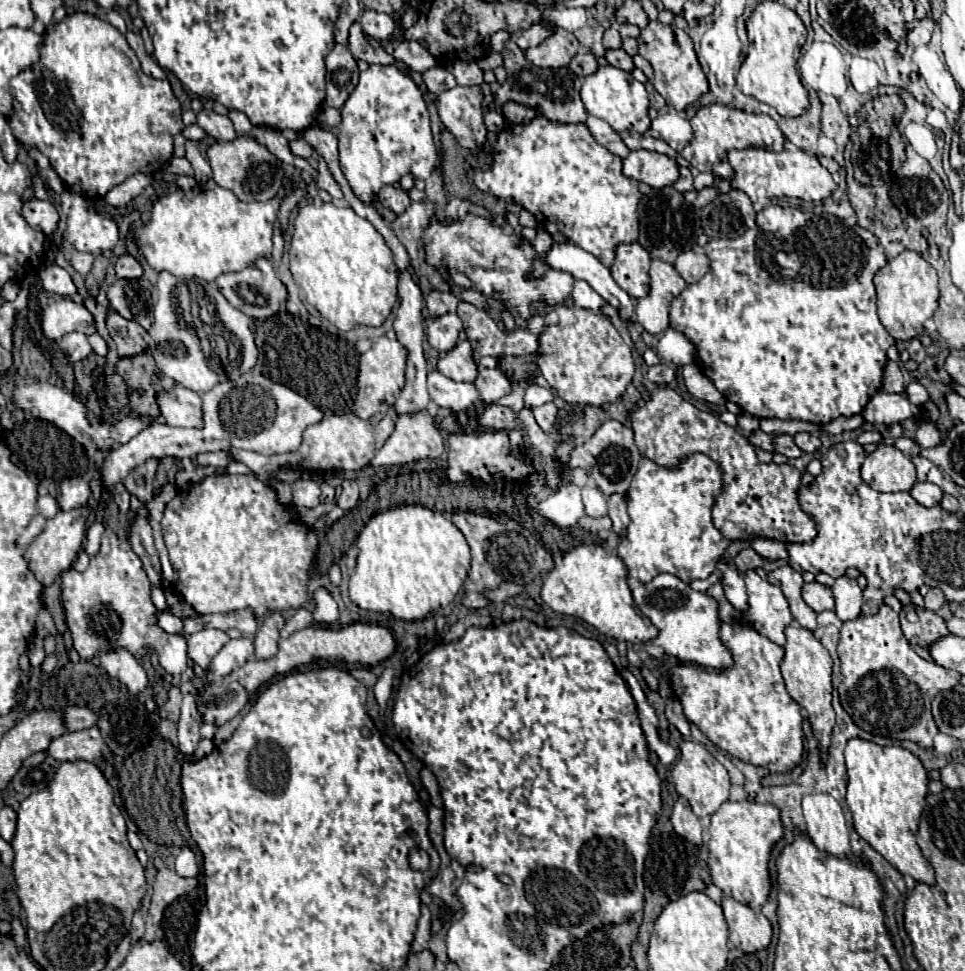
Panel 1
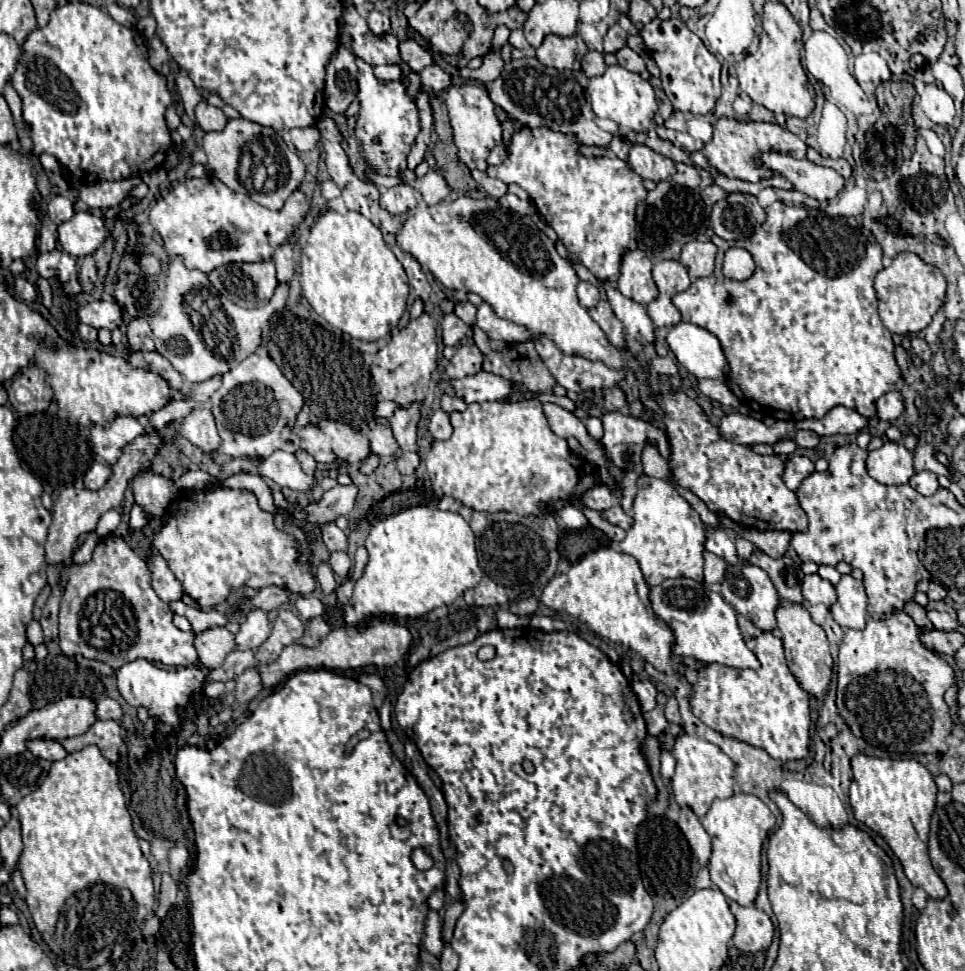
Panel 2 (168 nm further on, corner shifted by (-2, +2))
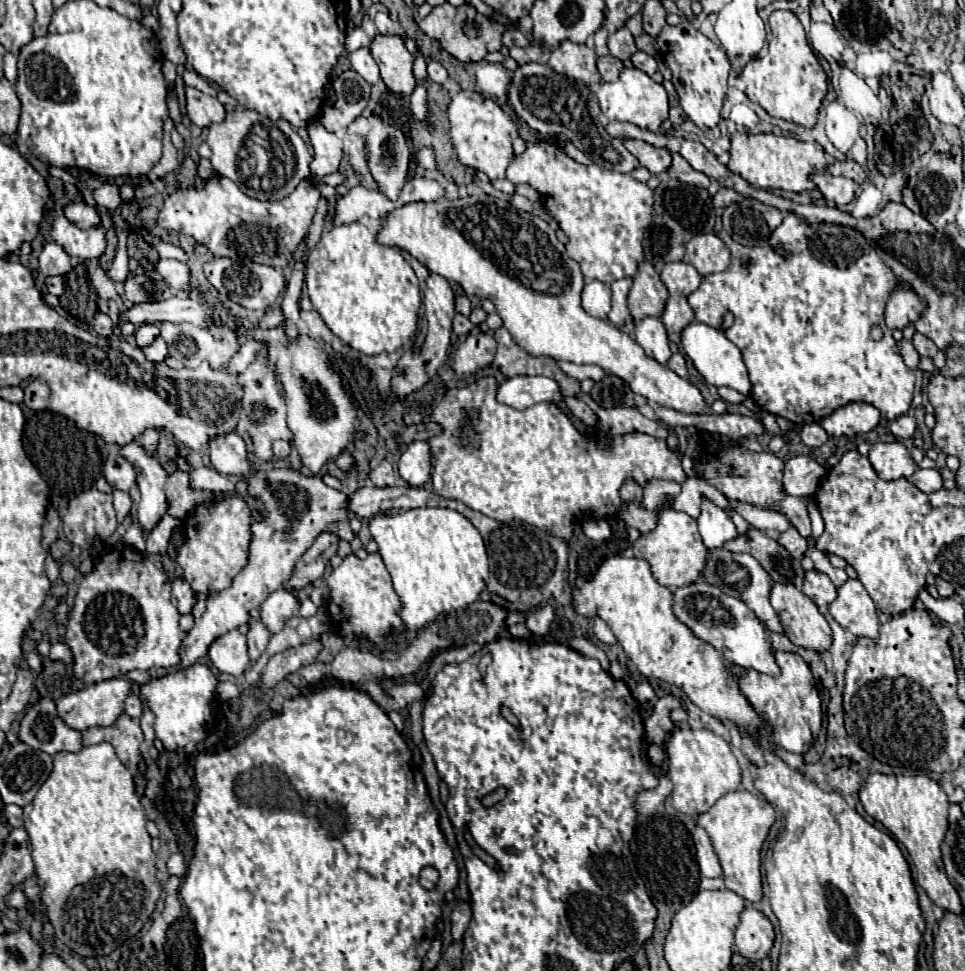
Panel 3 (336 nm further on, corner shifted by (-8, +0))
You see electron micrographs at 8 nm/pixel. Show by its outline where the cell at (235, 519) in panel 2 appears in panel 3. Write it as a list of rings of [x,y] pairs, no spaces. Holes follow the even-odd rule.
[[[224,497],[206,505],[198,505],[194,509],[194,517],[198,523],[192,527],[192,541],[186,541],[180,547],[176,561],[184,571],[184,579],[196,593],[222,591],[230,587],[232,579],[248,561],[248,545],[252,539],[250,525],[254,517],[248,505],[238,497]]]

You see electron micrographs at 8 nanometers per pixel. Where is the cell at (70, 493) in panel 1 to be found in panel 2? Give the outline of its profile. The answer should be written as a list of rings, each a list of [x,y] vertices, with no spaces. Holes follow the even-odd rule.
[[[94,463],[84,475],[84,487],[90,491],[98,491],[110,477],[110,467],[102,463]]]

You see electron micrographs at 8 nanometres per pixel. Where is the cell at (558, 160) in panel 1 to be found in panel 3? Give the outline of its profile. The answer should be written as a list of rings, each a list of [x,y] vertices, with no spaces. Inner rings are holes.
[[[548,141],[528,143],[526,153],[514,159],[514,163],[506,171],[506,177],[512,183],[530,183],[534,189],[538,189],[544,207],[552,213],[560,229],[568,235],[566,249],[570,257],[580,263],[582,275],[588,281],[596,279],[596,281],[610,285],[616,279],[636,275],[638,265],[644,261],[642,239],[644,239],[646,227],[650,225],[652,205],[654,205],[654,195],[646,183],[634,181],[632,175],[622,175],[618,171],[600,169],[598,165],[580,165],[574,159],[570,159],[564,151],[560,151],[554,143],[548,143]]]

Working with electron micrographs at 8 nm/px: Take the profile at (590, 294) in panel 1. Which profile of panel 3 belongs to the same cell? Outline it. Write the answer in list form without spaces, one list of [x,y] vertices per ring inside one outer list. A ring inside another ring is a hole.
[[[590,281],[582,289],[582,307],[588,315],[606,319],[610,313],[610,287],[602,285],[602,281]]]

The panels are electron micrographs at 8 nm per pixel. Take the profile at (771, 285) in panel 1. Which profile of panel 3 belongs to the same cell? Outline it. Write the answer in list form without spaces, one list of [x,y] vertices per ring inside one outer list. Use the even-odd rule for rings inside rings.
[[[788,213],[784,217],[782,225],[776,231],[772,231],[772,237],[770,237],[766,247],[744,247],[744,245],[736,243],[726,231],[720,231],[718,237],[732,251],[732,261],[730,261],[728,269],[724,269],[722,273],[706,275],[702,279],[700,287],[694,293],[690,293],[688,303],[690,303],[690,307],[696,313],[696,321],[702,321],[702,323],[706,323],[710,327],[722,327],[724,315],[732,313],[732,317],[734,317],[732,325],[724,327],[724,335],[742,351],[742,357],[744,357],[744,363],[748,367],[750,381],[752,381],[752,397],[764,411],[774,413],[778,417],[784,417],[784,419],[788,419],[788,421],[792,421],[796,425],[806,425],[806,423],[820,421],[822,417],[830,415],[834,409],[838,409],[838,407],[842,407],[846,403],[852,403],[852,401],[866,401],[866,403],[874,405],[882,413],[882,417],[890,419],[890,421],[906,415],[906,411],[910,409],[910,403],[912,403],[912,393],[914,393],[914,371],[904,365],[902,355],[898,351],[898,345],[896,345],[896,341],[892,337],[892,329],[888,329],[886,323],[884,323],[884,307],[886,307],[886,301],[890,299],[890,293],[898,287],[898,279],[892,273],[892,269],[884,265],[884,261],[878,257],[874,245],[862,233],[858,233],[852,227],[842,227],[842,225],[832,225],[832,223],[808,225],[802,217],[798,217],[794,213]],[[778,249],[790,251],[790,255],[784,257],[784,255],[778,253]],[[872,325],[880,325],[882,327],[882,331],[884,331],[882,341],[872,341],[870,339],[870,327]]]

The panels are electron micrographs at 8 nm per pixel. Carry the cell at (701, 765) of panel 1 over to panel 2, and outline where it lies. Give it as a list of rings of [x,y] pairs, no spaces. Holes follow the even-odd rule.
[[[684,733],[684,735],[676,737],[672,753],[676,757],[676,773],[672,777],[672,793],[680,807],[686,805],[698,817],[704,817],[714,799],[726,799],[726,797],[734,795],[734,791],[732,791],[734,763],[730,761],[730,757],[726,753],[720,751],[720,747],[712,745],[706,739],[690,737]]]

